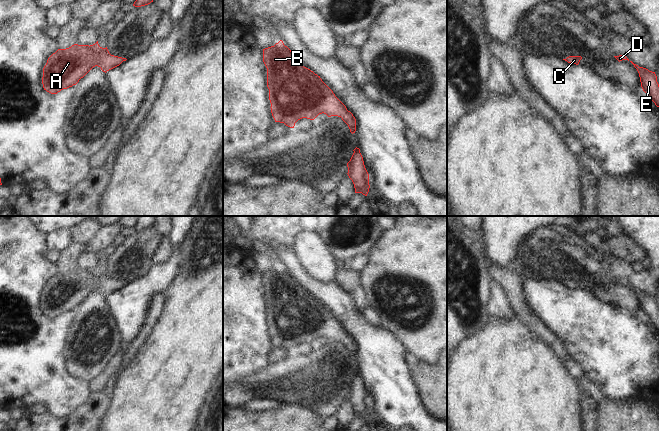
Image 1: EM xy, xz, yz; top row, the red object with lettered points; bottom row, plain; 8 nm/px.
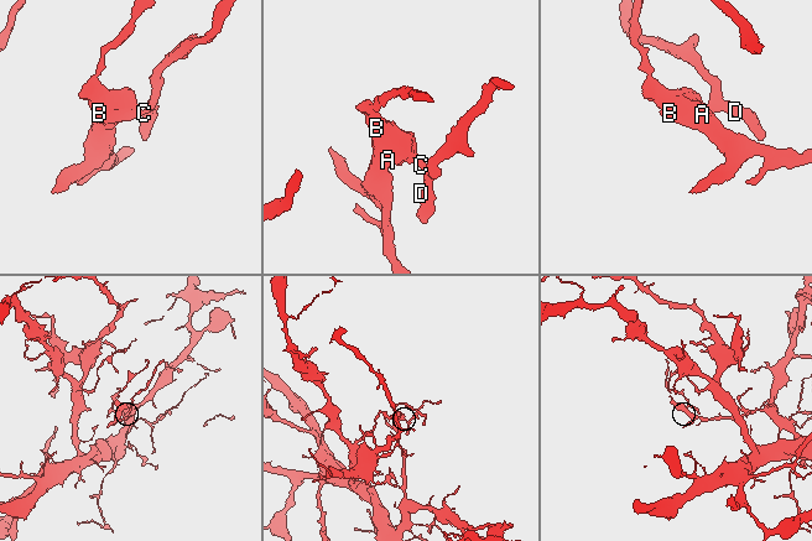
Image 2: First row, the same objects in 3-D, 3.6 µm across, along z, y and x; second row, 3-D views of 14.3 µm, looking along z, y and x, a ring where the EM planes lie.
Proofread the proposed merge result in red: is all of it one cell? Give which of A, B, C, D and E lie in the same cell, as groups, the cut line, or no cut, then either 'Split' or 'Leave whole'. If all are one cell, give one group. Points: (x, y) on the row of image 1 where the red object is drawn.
Groups: A B C D E. No split. Leave whole

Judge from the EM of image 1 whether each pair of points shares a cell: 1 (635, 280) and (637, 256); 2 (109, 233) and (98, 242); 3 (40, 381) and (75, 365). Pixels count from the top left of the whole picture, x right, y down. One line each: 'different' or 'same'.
1: different
2: same
3: different

